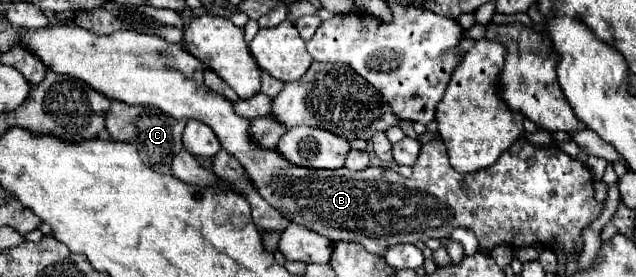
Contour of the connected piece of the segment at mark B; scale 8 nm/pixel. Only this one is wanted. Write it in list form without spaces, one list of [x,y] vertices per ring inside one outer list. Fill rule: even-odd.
[[[46,27],[46,29],[28,29],[20,43],[32,49],[46,67],[56,73],[72,75],[86,81],[90,87],[106,95],[108,99],[120,99],[132,105],[154,105],[174,119],[198,119],[212,127],[222,147],[244,167],[252,179],[258,193],[284,217],[308,227],[314,233],[324,235],[332,243],[360,243],[366,251],[374,255],[384,255],[392,245],[398,243],[418,243],[426,239],[448,239],[456,227],[474,231],[478,237],[478,251],[488,255],[494,247],[506,245],[518,249],[520,245],[550,247],[564,253],[566,261],[580,257],[584,249],[582,231],[588,227],[606,207],[606,201],[596,201],[594,197],[594,179],[588,167],[576,159],[570,159],[560,149],[546,149],[528,143],[522,139],[514,143],[494,165],[474,171],[458,173],[448,163],[446,145],[440,139],[428,141],[422,145],[422,151],[412,165],[412,177],[402,177],[384,167],[368,167],[364,171],[340,169],[310,169],[288,163],[276,147],[260,147],[252,139],[250,121],[236,115],[232,101],[210,91],[202,81],[202,63],[190,55],[184,47],[168,43],[156,35],[140,35],[136,31],[116,31],[112,35],[94,35],[80,27]]]

